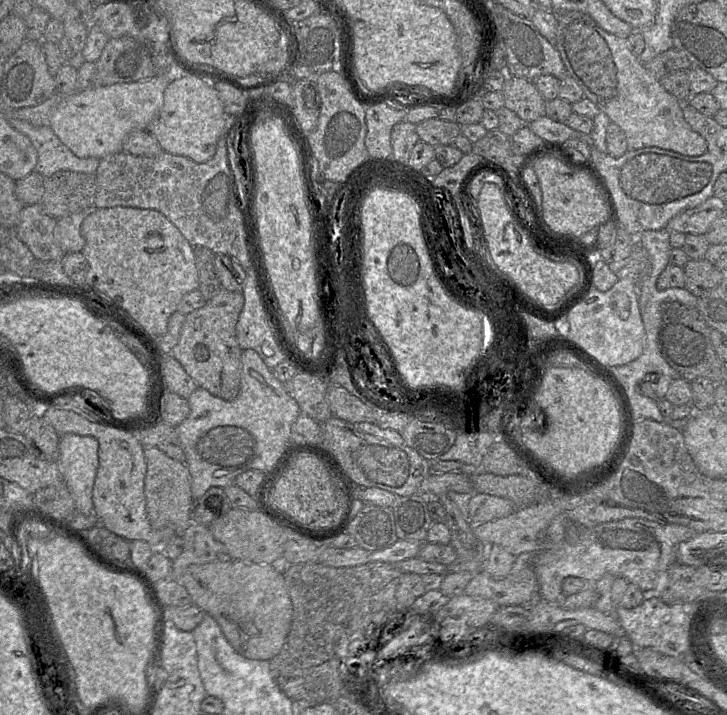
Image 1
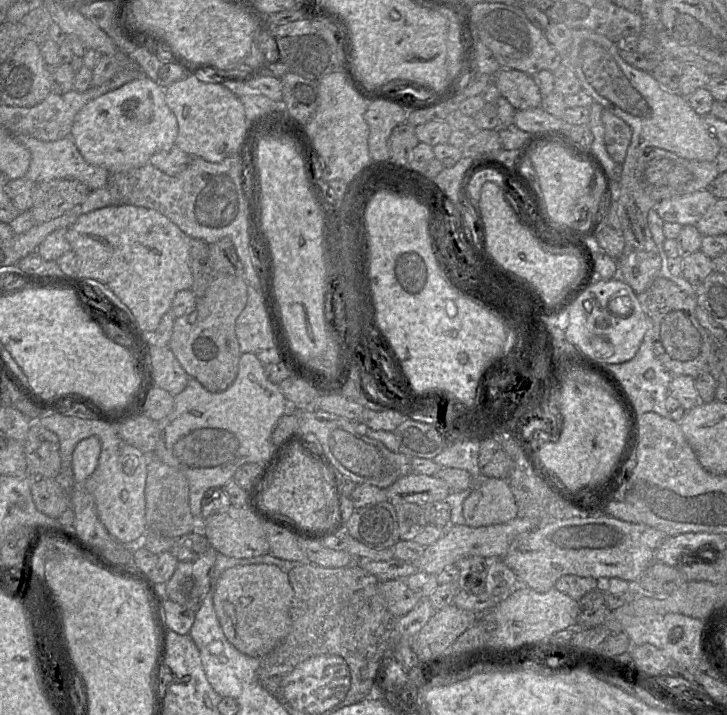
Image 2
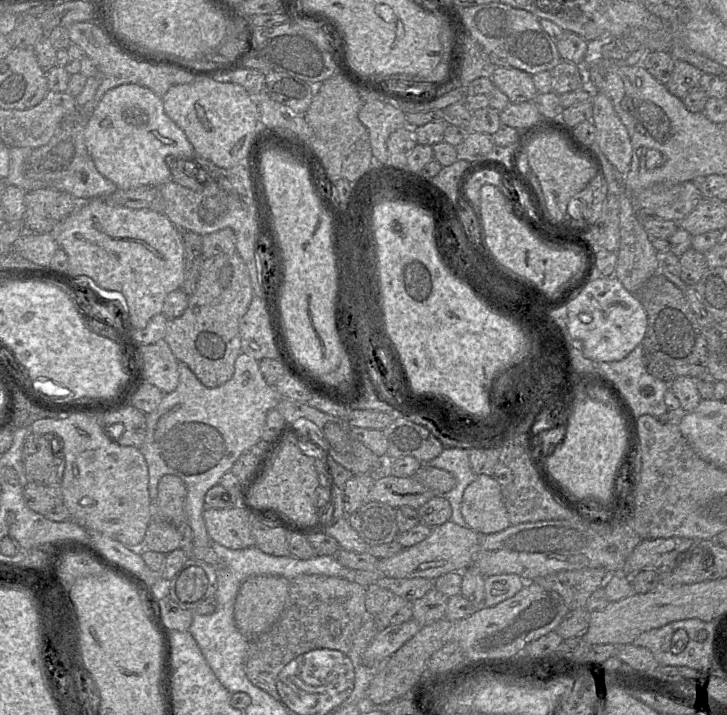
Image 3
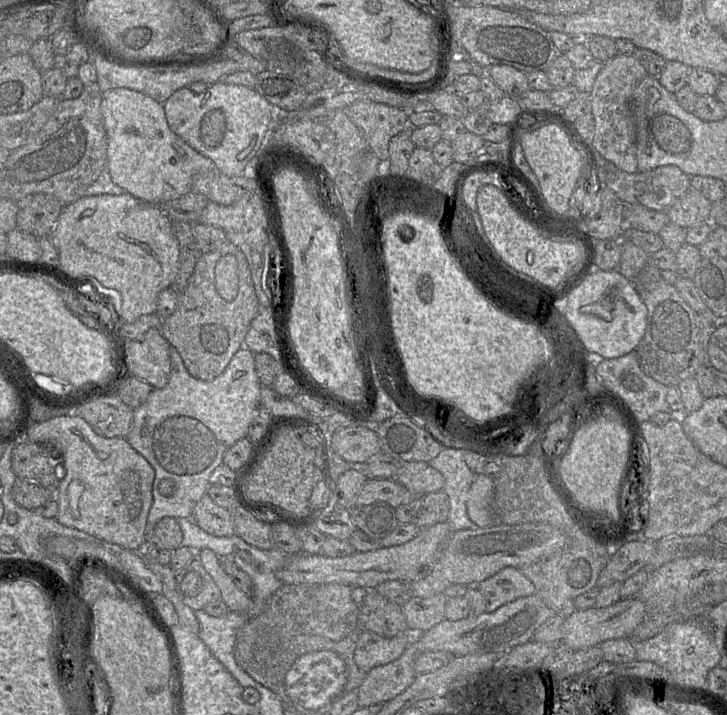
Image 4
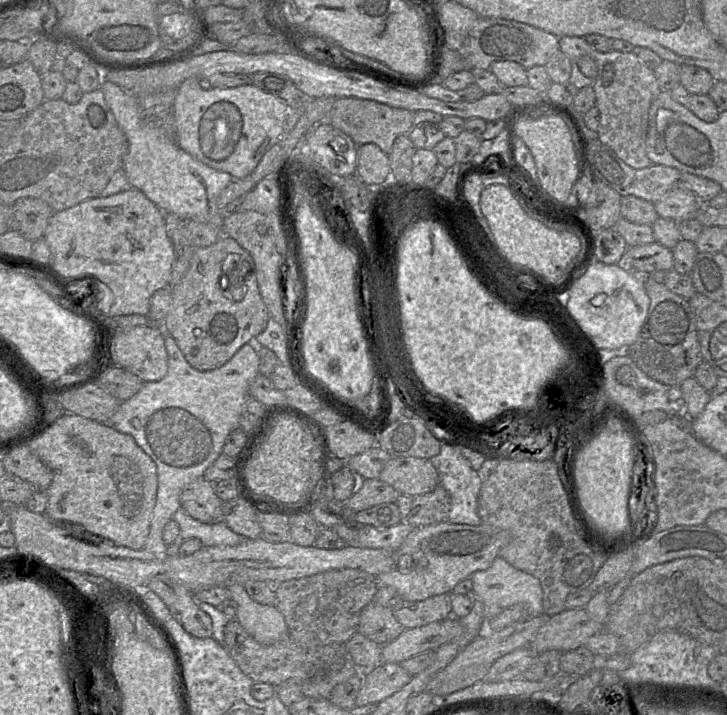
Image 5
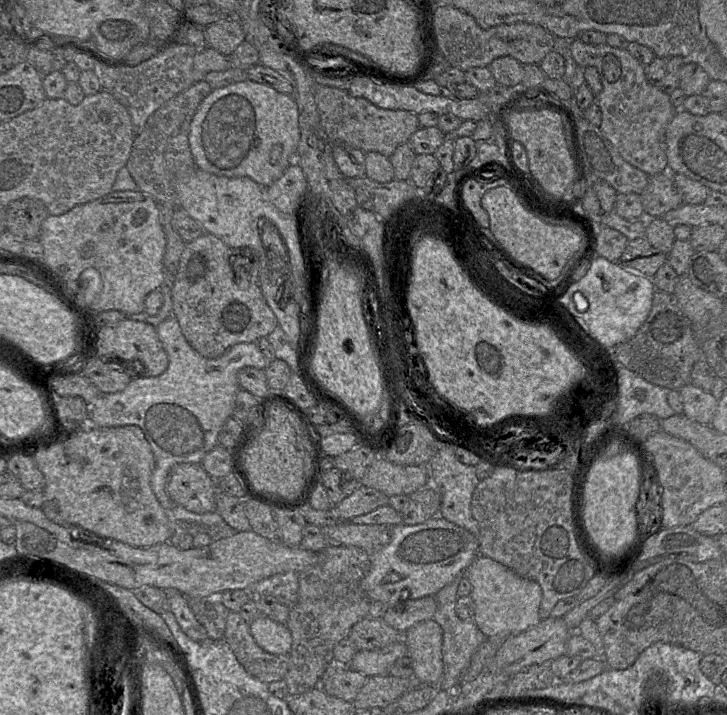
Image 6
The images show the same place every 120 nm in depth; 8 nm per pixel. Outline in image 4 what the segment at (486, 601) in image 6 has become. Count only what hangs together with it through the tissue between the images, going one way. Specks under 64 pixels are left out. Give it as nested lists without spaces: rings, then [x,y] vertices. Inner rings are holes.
[[[506,567],[476,586],[487,601],[488,613],[518,598],[536,594],[534,584],[514,567]]]

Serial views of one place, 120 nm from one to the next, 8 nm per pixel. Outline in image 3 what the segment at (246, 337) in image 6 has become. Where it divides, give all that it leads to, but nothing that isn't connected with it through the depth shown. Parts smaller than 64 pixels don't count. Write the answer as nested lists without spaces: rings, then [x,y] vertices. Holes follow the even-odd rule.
[[[238,253],[215,255],[204,259],[196,289],[189,296],[184,313],[178,318],[168,319],[164,340],[176,359],[185,363],[206,387],[218,387],[232,377],[236,359],[241,354],[240,320],[246,314],[253,296],[249,270]]]

